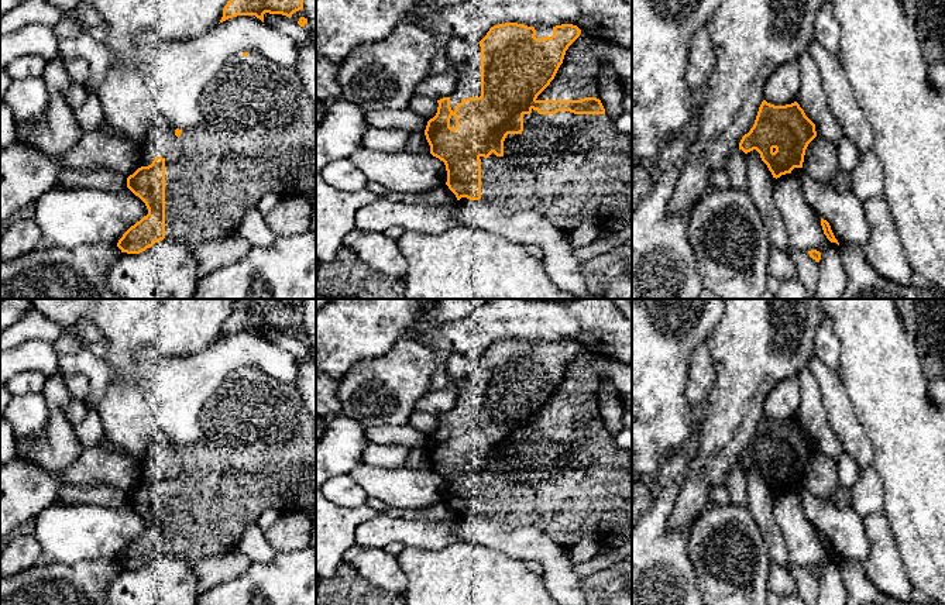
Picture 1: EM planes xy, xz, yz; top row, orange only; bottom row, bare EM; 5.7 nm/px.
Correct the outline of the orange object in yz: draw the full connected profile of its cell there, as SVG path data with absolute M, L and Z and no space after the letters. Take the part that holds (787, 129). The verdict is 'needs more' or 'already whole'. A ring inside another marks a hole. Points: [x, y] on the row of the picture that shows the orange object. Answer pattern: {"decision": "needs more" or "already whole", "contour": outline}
{"decision": "already whole", "contour": "M762 102L755 124L739 142L745 154L756 149L773 178L803 168L808 144L817 137L815 124L797 102L774 106Z"}

